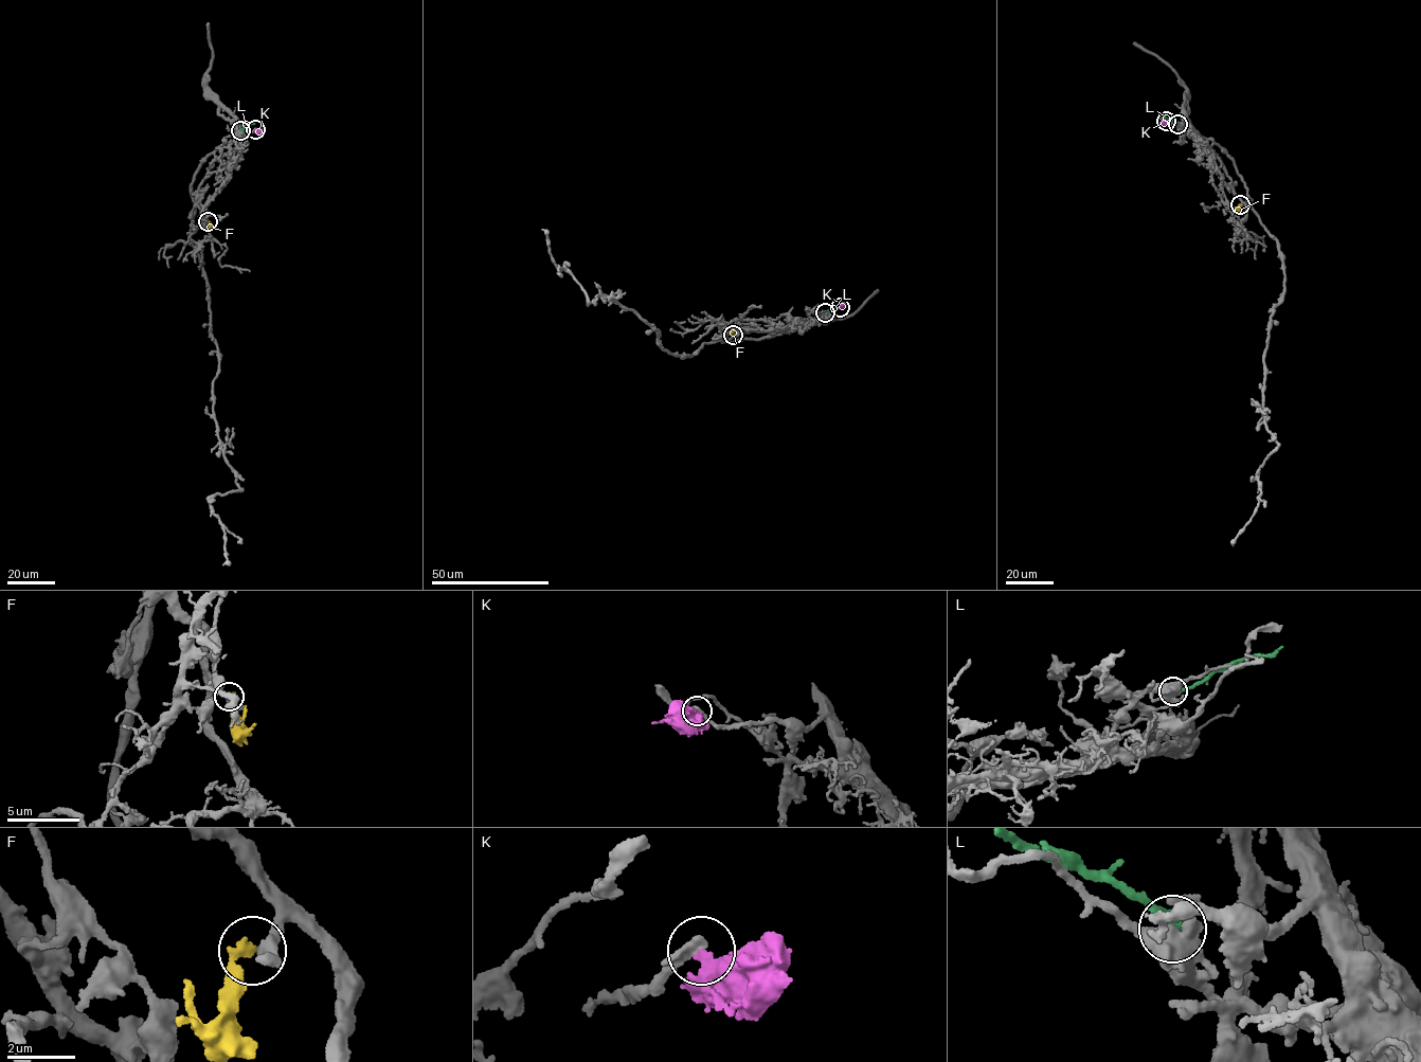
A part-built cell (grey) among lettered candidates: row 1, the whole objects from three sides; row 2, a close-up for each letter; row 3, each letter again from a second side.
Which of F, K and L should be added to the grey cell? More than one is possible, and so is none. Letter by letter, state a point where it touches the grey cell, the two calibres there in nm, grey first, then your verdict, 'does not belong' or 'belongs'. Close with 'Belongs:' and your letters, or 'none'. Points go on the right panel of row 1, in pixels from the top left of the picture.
F: (1240, 204) | 220/320 nm | belongs
K: (1166, 121) | 240/300 nm | does not belong
L: (1177, 124) | 600/360 nm | does not belong
Belongs: F

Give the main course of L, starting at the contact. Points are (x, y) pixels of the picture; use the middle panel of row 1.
L: (825, 312), (843, 306)

